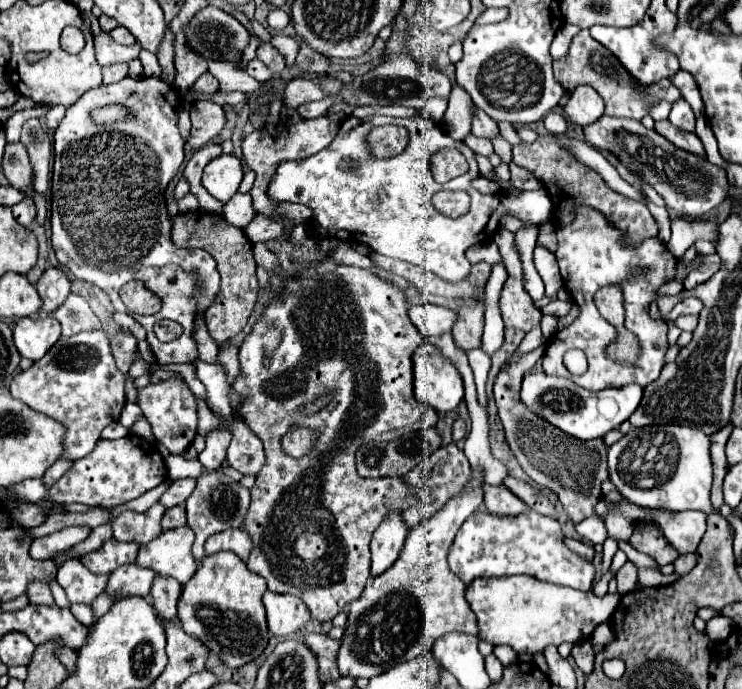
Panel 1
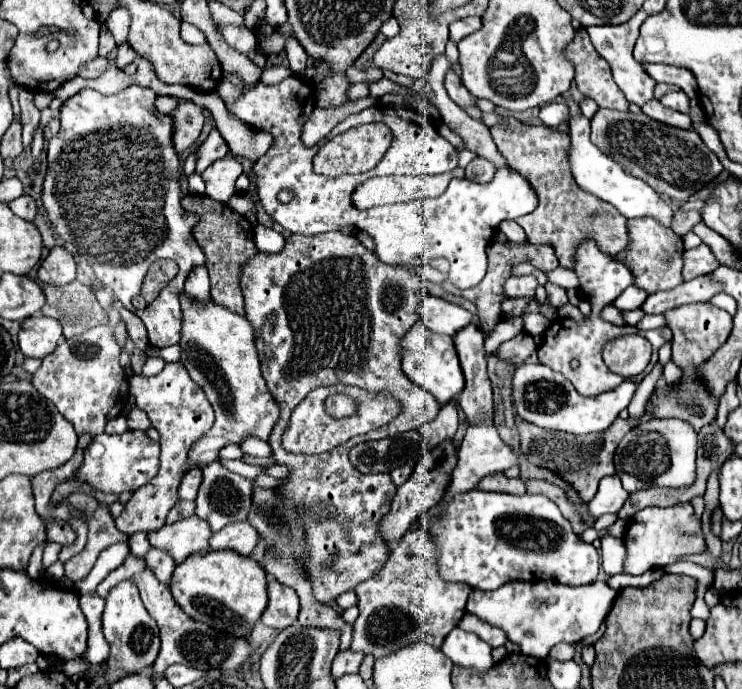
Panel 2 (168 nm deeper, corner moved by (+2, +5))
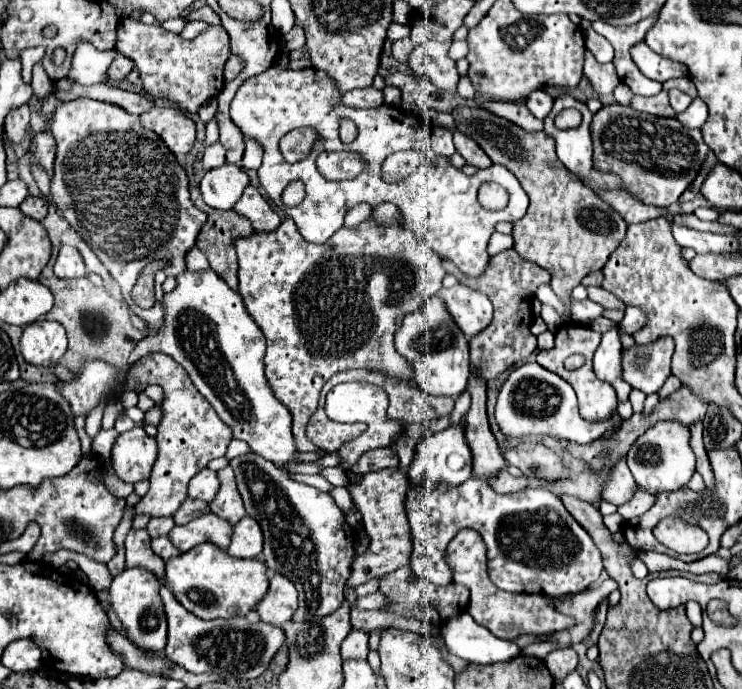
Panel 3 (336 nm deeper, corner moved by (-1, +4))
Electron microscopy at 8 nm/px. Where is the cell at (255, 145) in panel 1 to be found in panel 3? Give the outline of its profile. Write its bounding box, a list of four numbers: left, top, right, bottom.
[343,87,383,107]

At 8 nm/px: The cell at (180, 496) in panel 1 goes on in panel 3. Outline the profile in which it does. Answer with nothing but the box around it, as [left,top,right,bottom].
[189,469,219,501]

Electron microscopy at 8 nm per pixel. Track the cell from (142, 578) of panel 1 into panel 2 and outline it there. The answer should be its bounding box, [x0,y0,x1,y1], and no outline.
[130,532,150,560]

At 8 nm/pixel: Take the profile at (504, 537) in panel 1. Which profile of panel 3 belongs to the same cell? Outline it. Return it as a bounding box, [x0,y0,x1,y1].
[405,477,603,597]

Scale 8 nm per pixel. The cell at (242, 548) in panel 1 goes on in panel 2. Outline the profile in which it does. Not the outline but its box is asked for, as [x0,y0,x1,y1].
[210,522,258,556]

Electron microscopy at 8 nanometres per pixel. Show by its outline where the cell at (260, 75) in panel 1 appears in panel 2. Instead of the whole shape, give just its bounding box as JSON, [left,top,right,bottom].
[222,26,266,68]

